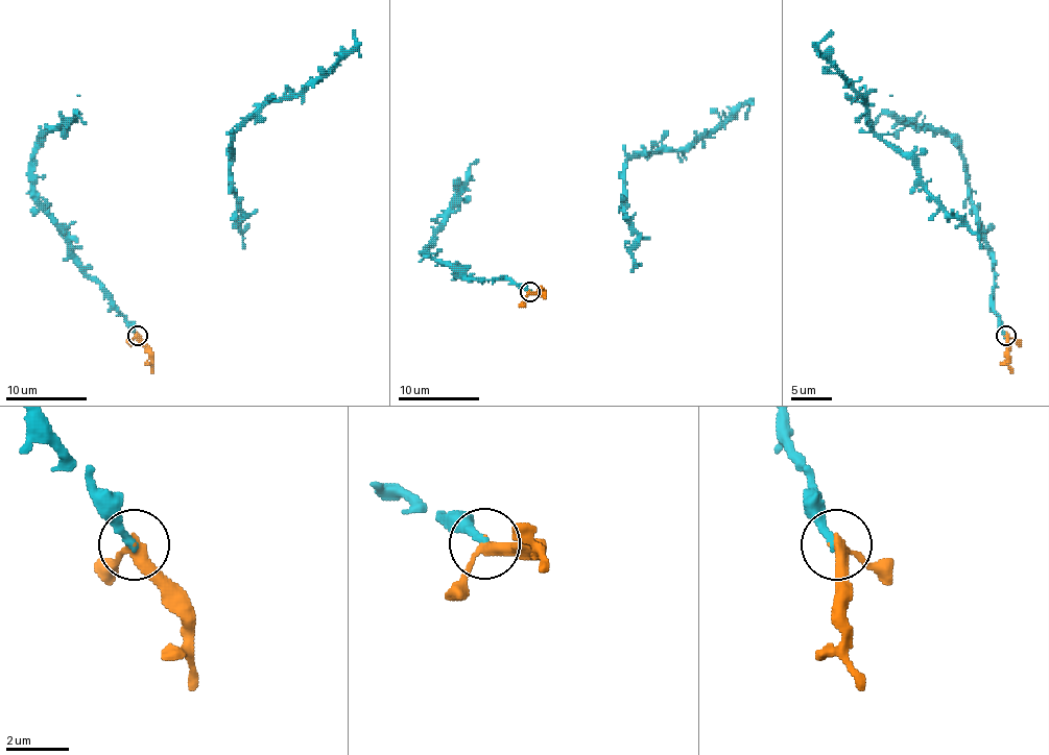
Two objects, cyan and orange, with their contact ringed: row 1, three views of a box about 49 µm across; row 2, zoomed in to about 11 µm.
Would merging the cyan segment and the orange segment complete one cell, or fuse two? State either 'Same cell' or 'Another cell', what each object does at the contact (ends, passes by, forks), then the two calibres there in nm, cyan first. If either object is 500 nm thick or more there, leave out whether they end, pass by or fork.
Same cell. At the ring cyan ends. At the ring orange passes by. Thickness 260 nm (cyan) against 320 nm

